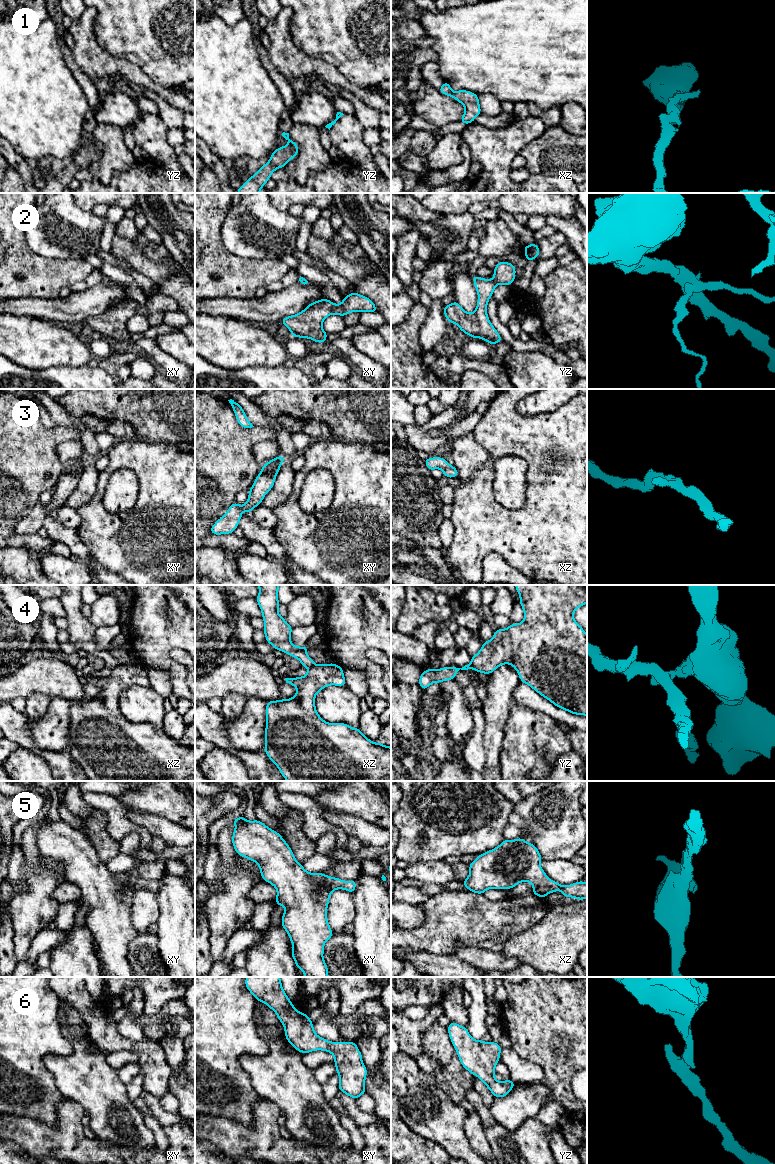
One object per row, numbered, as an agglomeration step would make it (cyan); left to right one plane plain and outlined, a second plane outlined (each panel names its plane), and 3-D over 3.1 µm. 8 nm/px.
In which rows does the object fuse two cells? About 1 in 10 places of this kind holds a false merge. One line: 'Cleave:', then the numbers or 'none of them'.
Cleave: 4

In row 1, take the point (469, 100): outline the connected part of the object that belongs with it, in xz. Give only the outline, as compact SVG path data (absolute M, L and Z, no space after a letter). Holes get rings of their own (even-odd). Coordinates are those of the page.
M444 82L439 88L439 91L444 95L454 97L456 101L460 102L465 107L465 113L461 117L460 122L470 124L482 113L477 94L467 90L453 92L448 82Z

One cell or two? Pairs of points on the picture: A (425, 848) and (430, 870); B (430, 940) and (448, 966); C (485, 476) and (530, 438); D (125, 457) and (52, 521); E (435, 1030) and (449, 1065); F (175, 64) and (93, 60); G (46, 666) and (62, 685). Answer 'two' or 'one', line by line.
A: two
B: two
C: one
D: two
E: one
F: two
G: one

